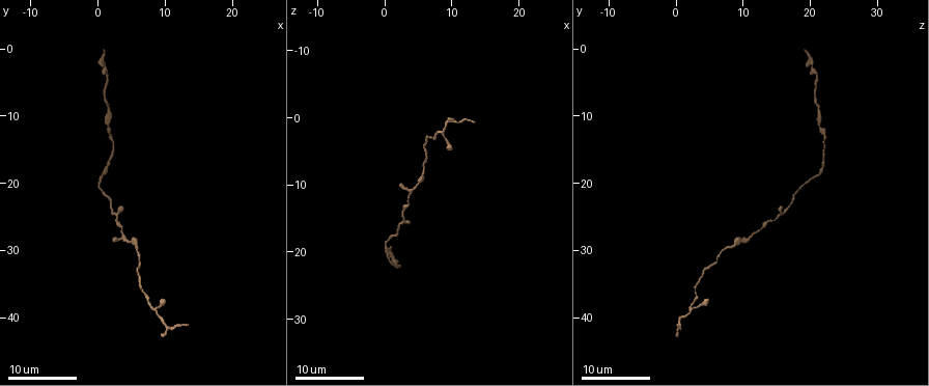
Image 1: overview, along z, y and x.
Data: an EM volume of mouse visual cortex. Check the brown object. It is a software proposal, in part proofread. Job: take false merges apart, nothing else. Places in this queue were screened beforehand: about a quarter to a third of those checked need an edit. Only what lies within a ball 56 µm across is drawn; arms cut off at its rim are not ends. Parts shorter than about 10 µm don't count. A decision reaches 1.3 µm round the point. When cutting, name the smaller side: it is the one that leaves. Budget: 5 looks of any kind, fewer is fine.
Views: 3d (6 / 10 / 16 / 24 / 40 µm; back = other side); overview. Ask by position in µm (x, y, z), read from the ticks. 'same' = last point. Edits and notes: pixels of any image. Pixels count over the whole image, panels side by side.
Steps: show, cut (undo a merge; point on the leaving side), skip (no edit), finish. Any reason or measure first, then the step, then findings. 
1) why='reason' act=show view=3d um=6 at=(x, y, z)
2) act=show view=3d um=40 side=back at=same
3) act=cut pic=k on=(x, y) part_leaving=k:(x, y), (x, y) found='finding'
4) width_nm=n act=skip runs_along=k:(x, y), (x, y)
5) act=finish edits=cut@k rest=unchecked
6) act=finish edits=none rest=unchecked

why='calibre changes' act=show view=3d um=16 at=(5.5, 29.5, 8.5)

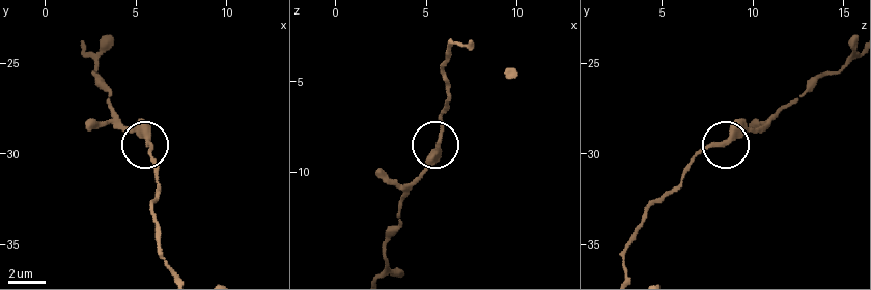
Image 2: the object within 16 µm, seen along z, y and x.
why='closer look' act=show view=3d um=10 at=(5.6, 29.4, 8.4)

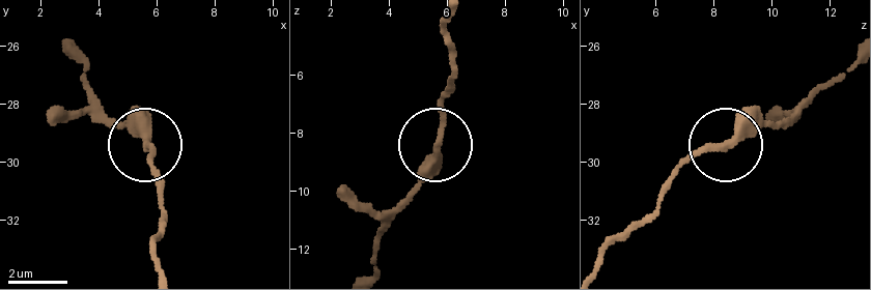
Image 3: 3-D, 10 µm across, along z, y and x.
width_nm=270 act=skip runs_along=3:(849, 64), (783, 121), (701, 150), (666, 180) found='all the same neuron'

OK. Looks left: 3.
why='three arms meet' act=show view=3d um=24 at=(3.0, 25.0, 15.5)

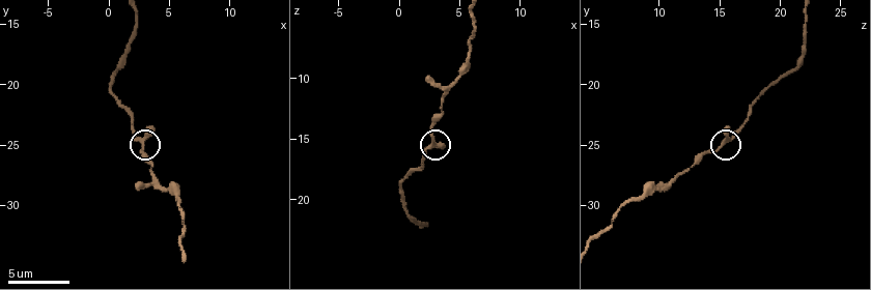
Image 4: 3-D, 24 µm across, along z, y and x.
act=show view=3d um=6 at=(3.0, 24.8, 15.2)

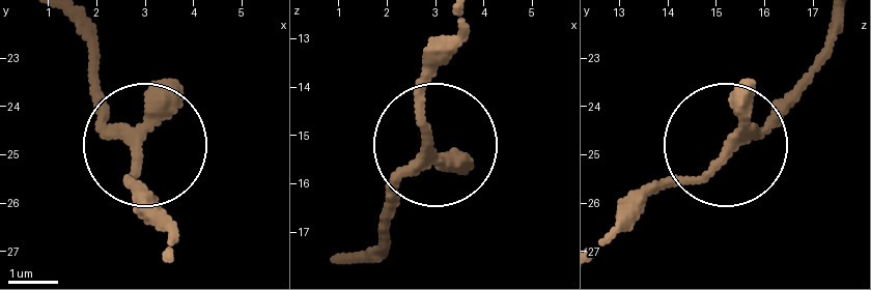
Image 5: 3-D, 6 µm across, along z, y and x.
why='other side' act=show view=3d um=6 side=back at=(2.75, 24.75, 15.35)

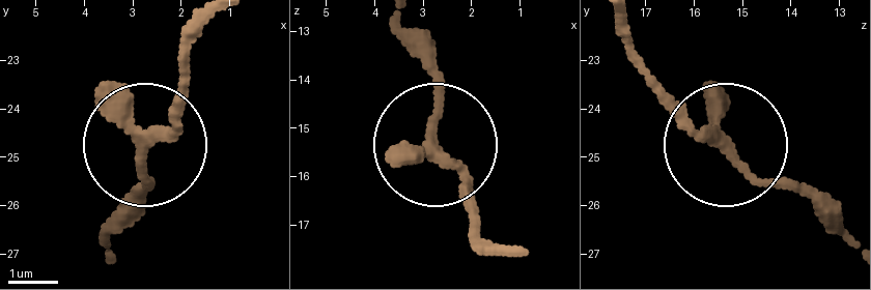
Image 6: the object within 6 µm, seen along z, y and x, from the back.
act=skip runs_along=6:(440, 147), (465, 176), (477, 234) found='all the same neuron'

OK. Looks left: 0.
act=finish edits=none rest=unchecked

